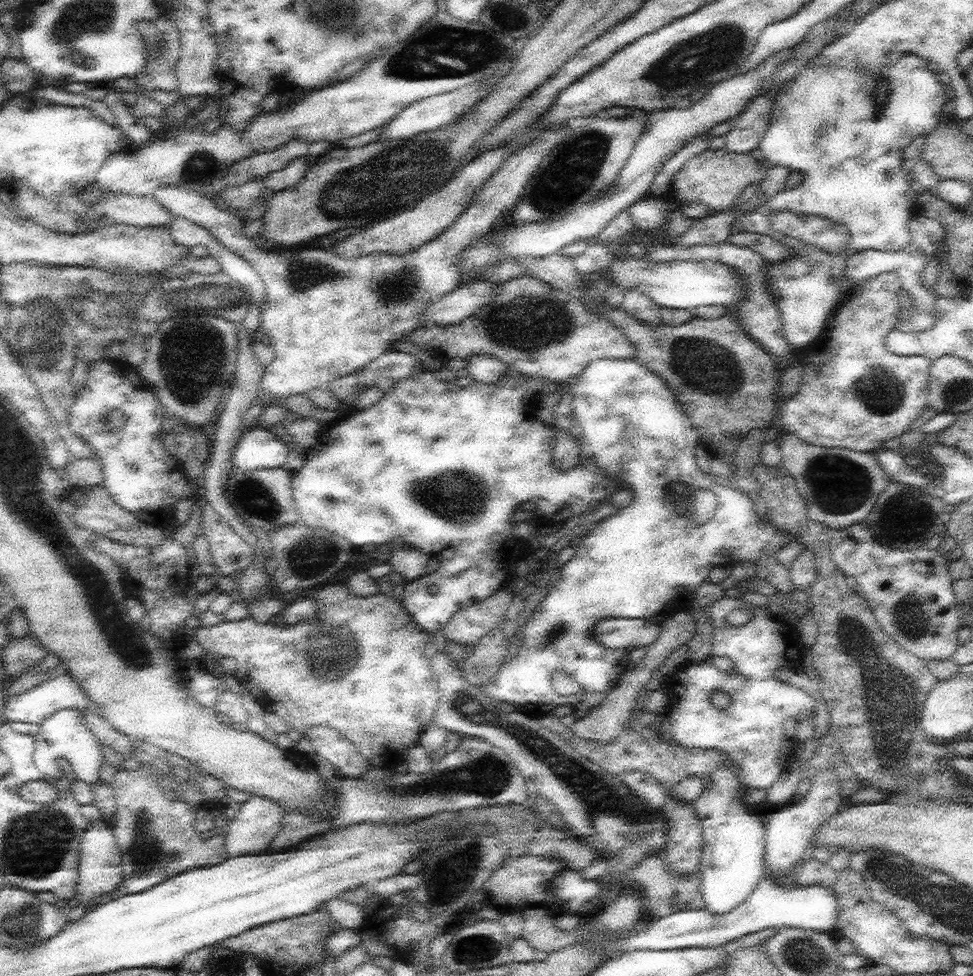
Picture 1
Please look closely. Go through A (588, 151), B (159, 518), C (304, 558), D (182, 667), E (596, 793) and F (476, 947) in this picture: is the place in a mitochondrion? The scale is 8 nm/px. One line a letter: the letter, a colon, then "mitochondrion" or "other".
A: mitochondrion
B: other
C: mitochondrion
D: other
E: mitochondrion
F: mitochondrion

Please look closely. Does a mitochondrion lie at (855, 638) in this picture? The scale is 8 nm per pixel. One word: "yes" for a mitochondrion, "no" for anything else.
yes

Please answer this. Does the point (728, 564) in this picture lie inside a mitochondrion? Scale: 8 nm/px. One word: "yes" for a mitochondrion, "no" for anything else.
no

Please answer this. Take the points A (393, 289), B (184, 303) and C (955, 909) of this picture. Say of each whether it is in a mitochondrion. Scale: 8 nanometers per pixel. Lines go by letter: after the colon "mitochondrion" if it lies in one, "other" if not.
A: mitochondrion
B: mitochondrion
C: mitochondrion

